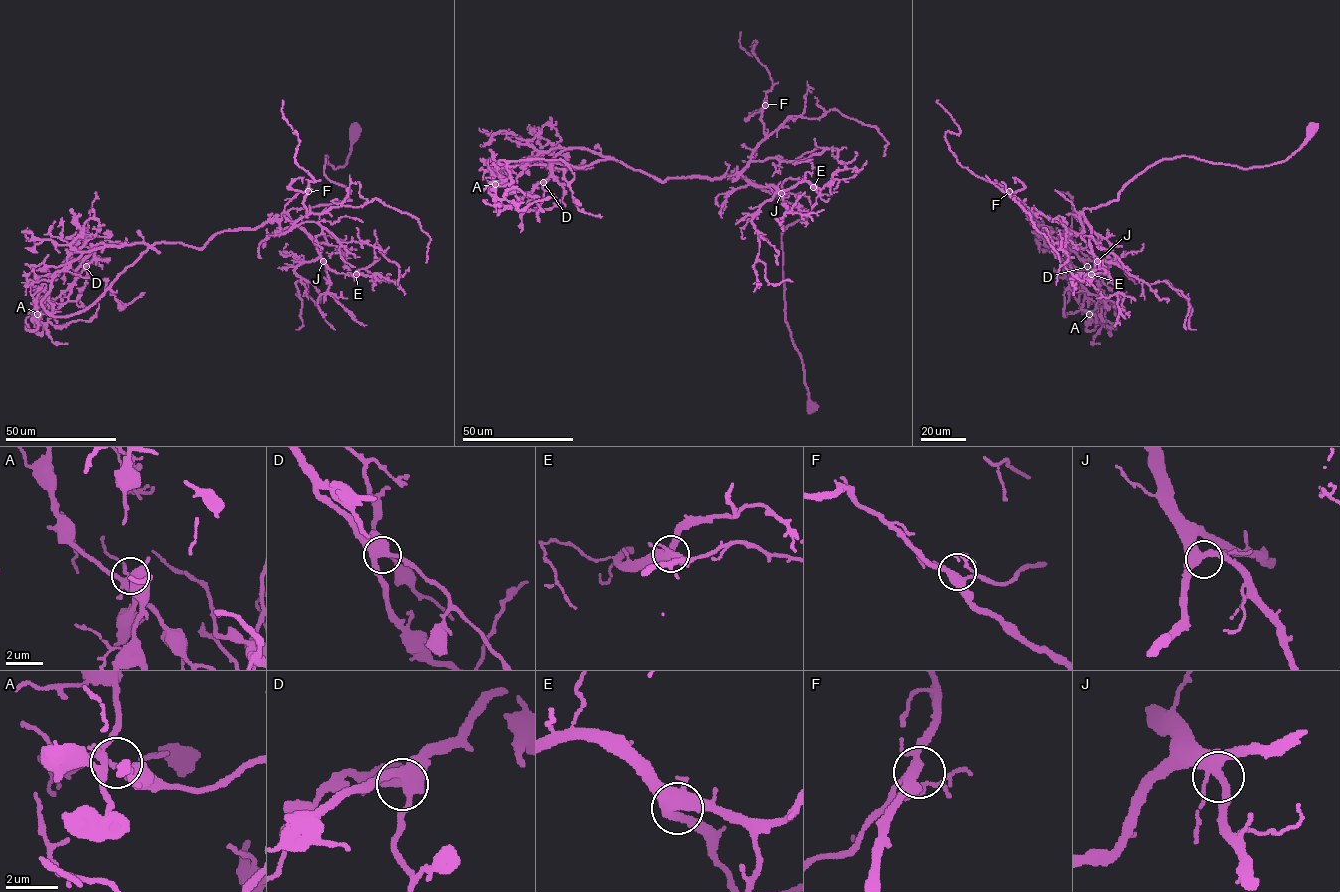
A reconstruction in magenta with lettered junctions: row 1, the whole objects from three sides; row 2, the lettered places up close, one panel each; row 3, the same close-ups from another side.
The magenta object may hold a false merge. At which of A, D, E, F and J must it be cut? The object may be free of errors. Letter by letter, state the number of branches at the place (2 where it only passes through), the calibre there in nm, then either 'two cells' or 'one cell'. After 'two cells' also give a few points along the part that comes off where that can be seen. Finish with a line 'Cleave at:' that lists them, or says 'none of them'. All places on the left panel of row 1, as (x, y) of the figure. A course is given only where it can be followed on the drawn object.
A: 5 branches meet; 280 nm thick; two cells; foreign part runs (37, 313), (38, 325), (36, 310), (75, 280), (97, 244), (107, 246), (32, 270), (59, 275)
D: 4 branches meet; 460 nm thick; one cell
E: 4 branches meet; 480 nm thick; one cell
F: 4 branches meet; 320 nm thick; one cell
J: 4 branches meet; 400 nm thick; one cell
Cleave at: A

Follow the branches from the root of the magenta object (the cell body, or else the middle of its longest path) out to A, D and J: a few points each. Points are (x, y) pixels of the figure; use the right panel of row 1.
A: (1311, 133), (1265, 166), (1161, 159), (1116, 200), (1085, 208), (1086, 247), (1063, 244), (1063, 313), (1089, 313)
D: (1311, 133), (1265, 166), (1155, 162), (1116, 200), (1081, 212), (1085, 248), (1052, 246), (1087, 266)
J: (1311, 133), (1286, 159), (1265, 166), (1243, 169), (1183, 156), (1155, 162), (1116, 200), (1082, 212), (1097, 261)

